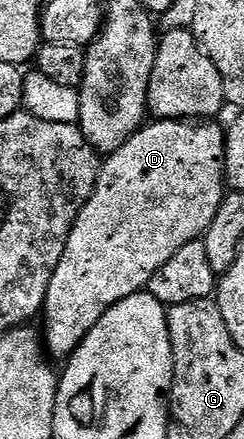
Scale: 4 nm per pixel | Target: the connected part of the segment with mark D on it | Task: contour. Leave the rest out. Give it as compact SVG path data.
M156 119L151 123L145 124L126 144L118 147L113 153L107 154L103 158L100 174L92 192L92 198L82 207L82 211L78 215L78 219L68 236L66 251L54 271L54 279L50 279L50 291L46 291L46 299L44 300L44 308L42 310L42 318L44 317L42 341L46 346L49 358L57 359L56 357L61 357L61 359L67 359L71 357L72 353L82 343L82 339L86 339L86 335L90 335L90 331L96 326L98 319L102 319L102 315L106 315L106 311L110 311L110 307L114 307L119 301L126 299L130 295L147 290L150 279L154 274L181 247L186 247L186 243L201 240L205 231L210 227L210 223L214 223L214 215L218 215L218 207L222 203L226 192L226 182L224 179L225 126L223 124L221 126L216 125L220 123L201 123L196 119L190 121L161 121Z

